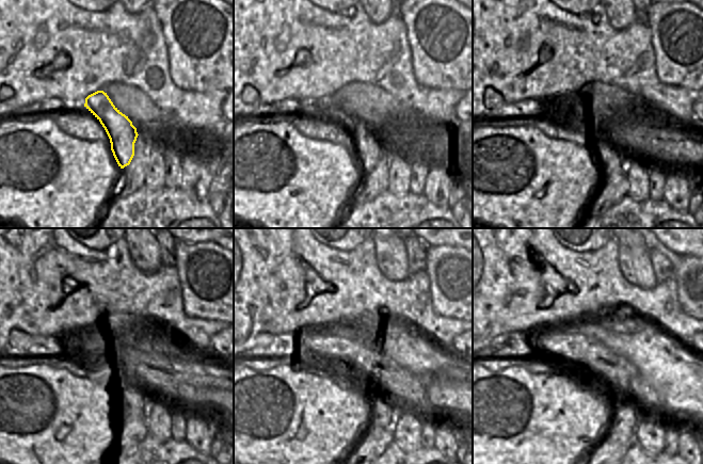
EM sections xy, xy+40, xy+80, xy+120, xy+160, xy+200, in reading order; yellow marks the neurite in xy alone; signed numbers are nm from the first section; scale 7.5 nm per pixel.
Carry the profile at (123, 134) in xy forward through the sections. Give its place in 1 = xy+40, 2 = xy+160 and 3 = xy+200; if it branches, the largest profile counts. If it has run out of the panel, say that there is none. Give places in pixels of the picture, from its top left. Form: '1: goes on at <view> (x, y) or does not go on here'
1: goes on at xy+40 (368, 152)
2: goes on at xy+160 (382, 412)
3: goes on at xy+200 (626, 417)

